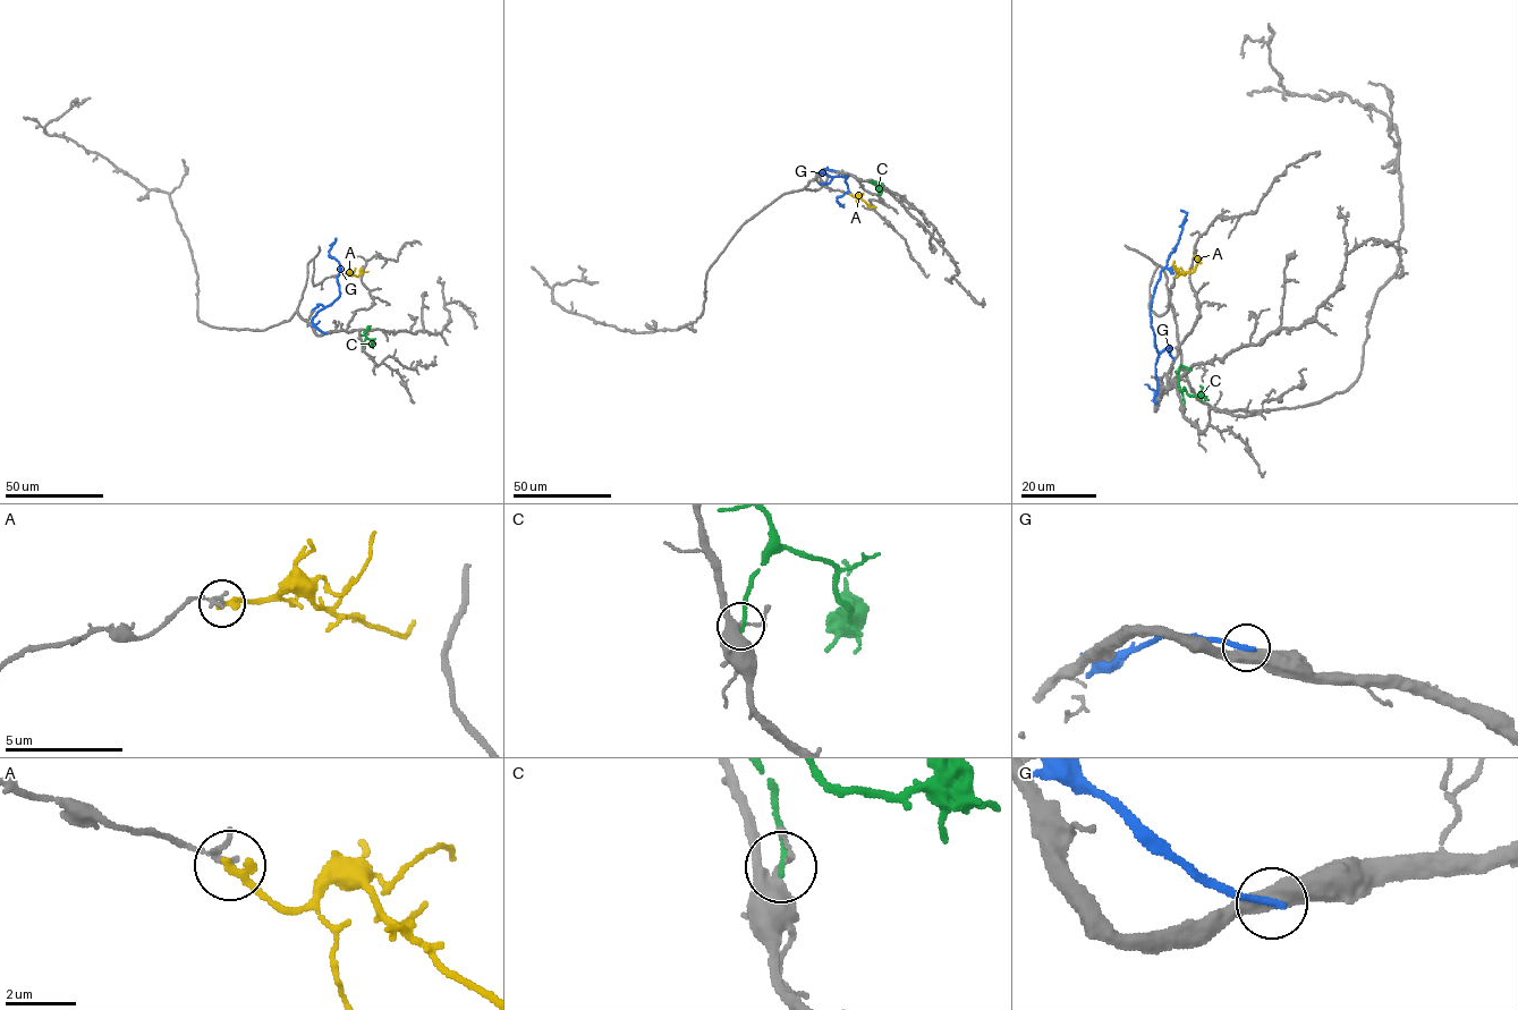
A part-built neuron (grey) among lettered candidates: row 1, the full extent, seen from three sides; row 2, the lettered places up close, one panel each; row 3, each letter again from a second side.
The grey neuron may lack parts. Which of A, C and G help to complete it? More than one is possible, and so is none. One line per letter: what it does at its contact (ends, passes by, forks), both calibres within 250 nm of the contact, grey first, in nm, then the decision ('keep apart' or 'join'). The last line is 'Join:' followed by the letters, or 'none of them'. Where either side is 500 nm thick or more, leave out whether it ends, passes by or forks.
A: it ends; calibres 200 and 280 nm; keep apart
C: it ends; calibres 300 and 180 nm; keep apart
G: calibres 500 and 220 nm; keep apart
Join: none of them

